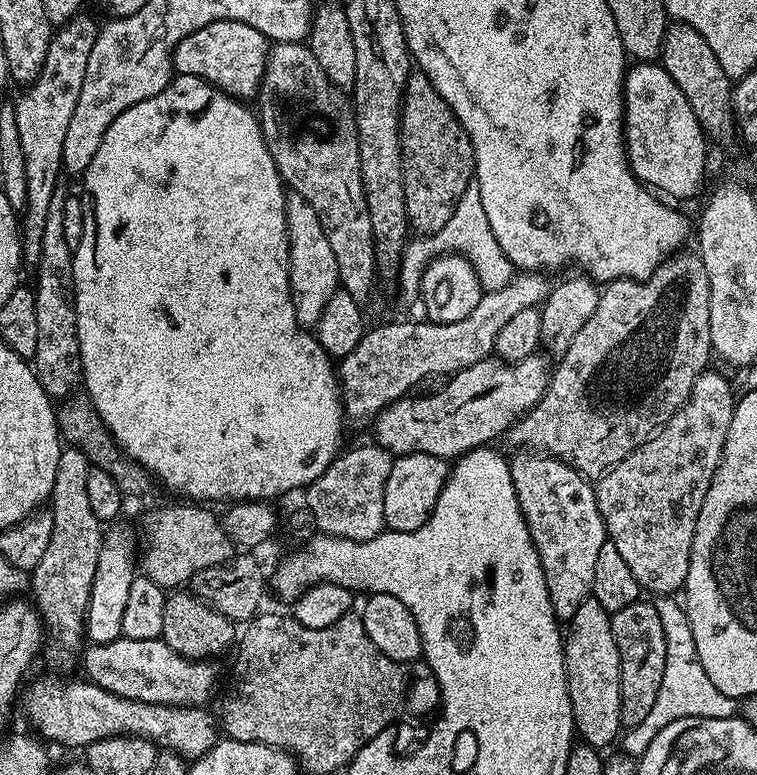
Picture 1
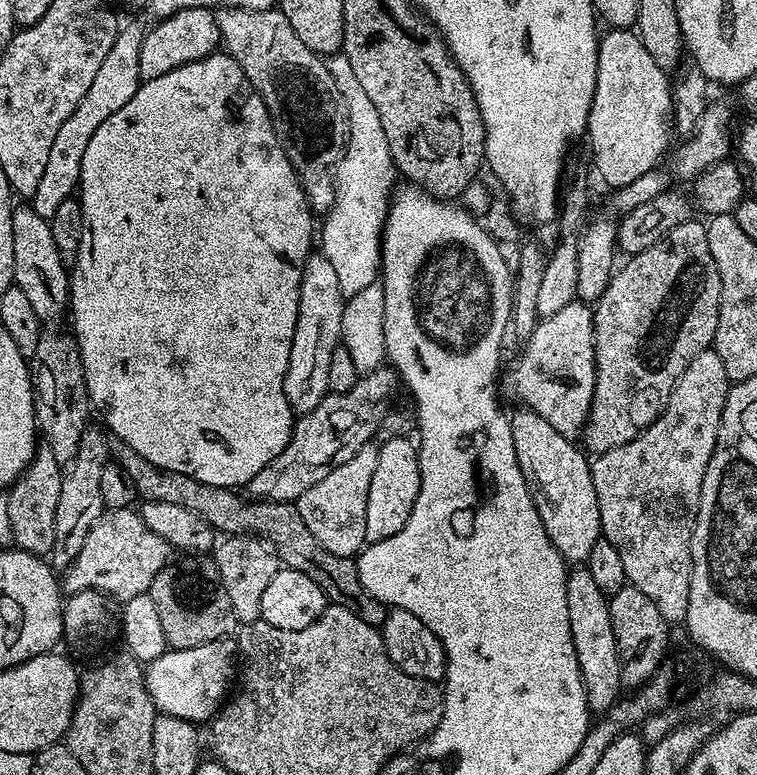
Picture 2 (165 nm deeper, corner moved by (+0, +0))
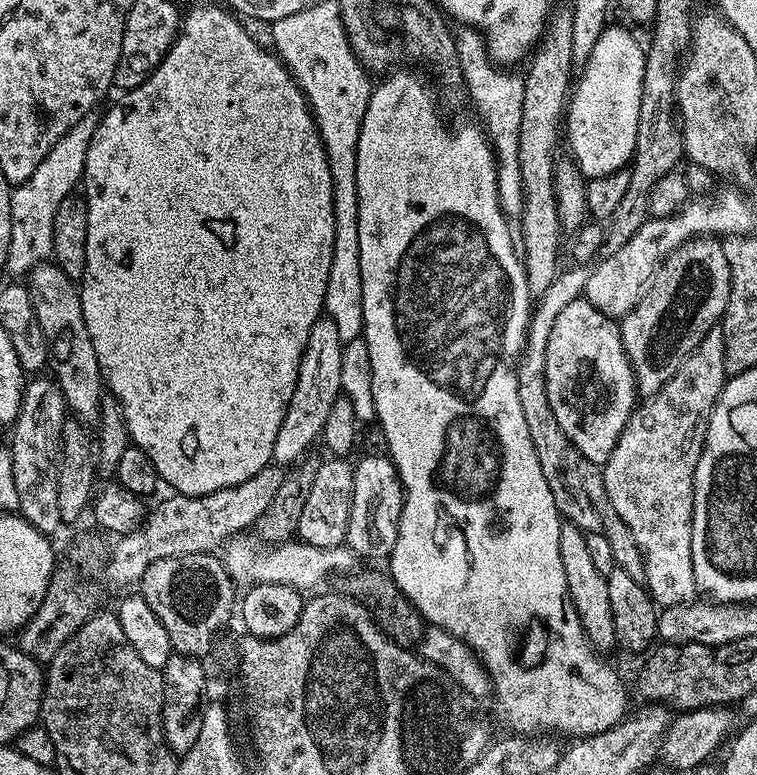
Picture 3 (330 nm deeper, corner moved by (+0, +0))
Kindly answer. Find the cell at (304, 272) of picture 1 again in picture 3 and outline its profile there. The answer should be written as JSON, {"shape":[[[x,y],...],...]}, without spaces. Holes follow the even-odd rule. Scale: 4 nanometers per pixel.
{"shape":[[[327,318],[314,322],[310,330],[310,338],[306,338],[306,346],[302,354],[302,362],[298,366],[298,382],[294,394],[290,398],[290,406],[286,406],[286,418],[282,418],[282,426],[278,426],[278,438],[274,438],[273,461],[280,466],[292,466],[309,451],[312,443],[321,439],[326,426],[326,414],[330,414],[330,406],[341,396],[341,363],[345,341],[338,338],[338,326]]]}

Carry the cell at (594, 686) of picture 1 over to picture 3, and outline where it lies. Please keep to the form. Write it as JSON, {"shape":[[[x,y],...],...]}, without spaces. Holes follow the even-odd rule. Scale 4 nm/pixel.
{"shape":[[[567,522],[561,523],[558,534],[558,554],[562,557],[562,570],[566,574],[570,602],[574,602],[574,610],[578,614],[578,622],[582,622],[585,641],[601,654],[608,654],[611,648],[617,647],[616,635],[614,634],[614,610],[610,610],[610,593],[607,592],[608,577],[603,576],[594,566],[590,550],[586,546],[586,533],[578,526]]]}

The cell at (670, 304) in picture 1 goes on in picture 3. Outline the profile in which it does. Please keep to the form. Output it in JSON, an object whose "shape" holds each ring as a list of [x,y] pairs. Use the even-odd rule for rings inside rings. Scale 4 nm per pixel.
{"shape":[[[695,236],[687,240],[682,246],[678,246],[664,259],[660,269],[653,276],[640,301],[619,321],[622,346],[626,350],[626,358],[632,367],[632,373],[636,379],[636,391],[641,397],[653,396],[690,358],[692,351],[706,338],[710,329],[717,327],[724,319],[724,311],[730,298],[730,262],[726,262],[726,253],[722,250],[719,239],[711,236]]]}

